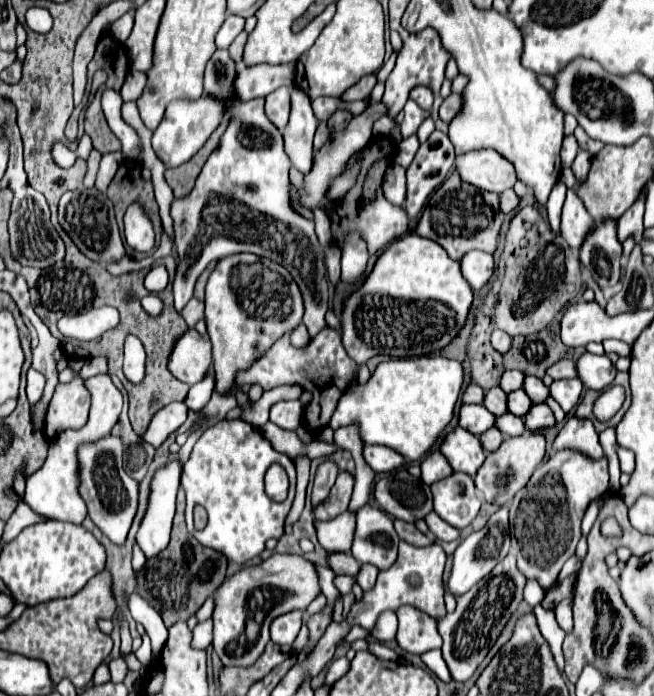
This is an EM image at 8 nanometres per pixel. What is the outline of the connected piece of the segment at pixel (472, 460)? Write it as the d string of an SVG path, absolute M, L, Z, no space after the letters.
M456 427L452 433L446 435L440 451L446 455L454 471L462 471L470 477L474 477L474 473L486 459L486 451L482 449L478 437L462 427Z

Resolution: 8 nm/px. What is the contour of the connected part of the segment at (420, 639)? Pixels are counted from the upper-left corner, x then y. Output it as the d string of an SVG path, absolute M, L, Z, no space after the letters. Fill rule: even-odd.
M404 605L402 609L398 609L396 615L400 621L396 641L406 653L422 655L430 649L442 647L438 623L432 617L428 617L426 613L422 613L410 605Z

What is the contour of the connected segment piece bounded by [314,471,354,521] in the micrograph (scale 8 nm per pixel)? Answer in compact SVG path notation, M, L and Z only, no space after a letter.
M342 471L338 475L330 495L326 497L326 501L322 501L322 505L318 505L314 509L314 519L316 521L330 521L330 519L338 517L340 513L344 513L348 509L352 489L354 489L354 477L348 471Z

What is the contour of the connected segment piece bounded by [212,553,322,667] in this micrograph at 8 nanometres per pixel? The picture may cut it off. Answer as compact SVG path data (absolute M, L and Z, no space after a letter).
M274 553L260 565L244 567L228 577L216 591L214 607L214 651L224 667L246 667L258 661L268 643L270 621L294 609L306 609L320 595L318 569L302 555Z

